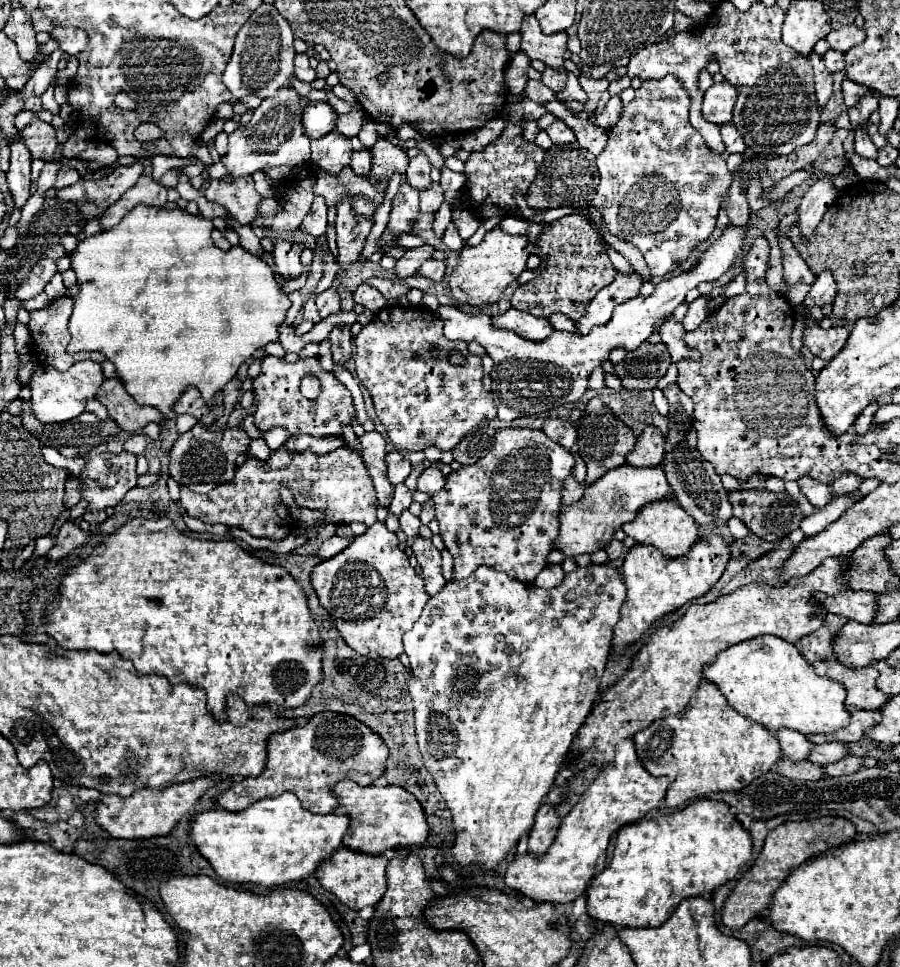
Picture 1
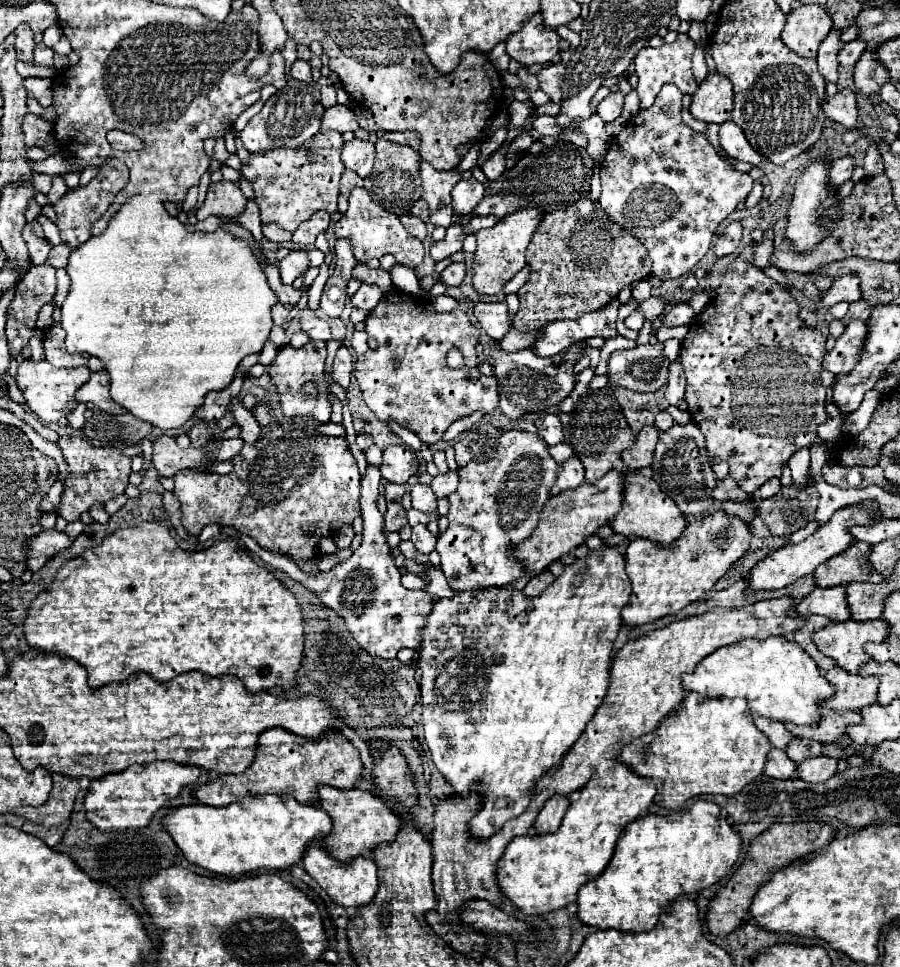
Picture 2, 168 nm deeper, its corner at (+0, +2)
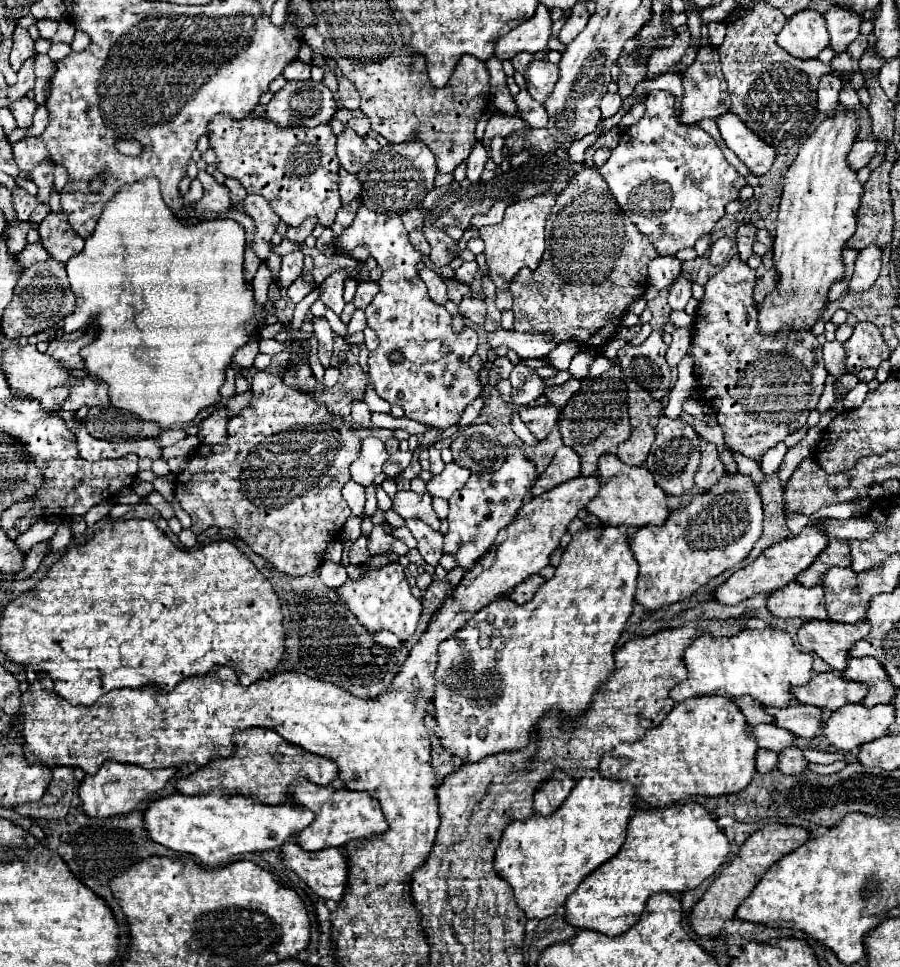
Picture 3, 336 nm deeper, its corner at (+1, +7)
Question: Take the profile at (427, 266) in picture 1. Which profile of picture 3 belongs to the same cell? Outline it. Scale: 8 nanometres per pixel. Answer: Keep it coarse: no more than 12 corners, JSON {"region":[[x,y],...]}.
{"region":[[477,261],[463,263],[453,281],[471,283],[477,273]]}

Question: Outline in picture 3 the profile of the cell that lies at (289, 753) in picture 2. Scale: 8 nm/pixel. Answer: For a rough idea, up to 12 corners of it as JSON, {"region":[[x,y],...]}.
{"region":[[273,729],[235,735],[233,759],[179,779],[185,795],[221,791],[265,805],[291,799],[305,777],[331,785],[331,759]]}

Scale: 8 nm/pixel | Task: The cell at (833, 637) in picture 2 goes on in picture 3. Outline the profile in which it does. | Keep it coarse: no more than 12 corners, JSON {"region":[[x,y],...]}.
{"region":[[807,621],[797,639],[835,671],[869,635],[867,621]]}

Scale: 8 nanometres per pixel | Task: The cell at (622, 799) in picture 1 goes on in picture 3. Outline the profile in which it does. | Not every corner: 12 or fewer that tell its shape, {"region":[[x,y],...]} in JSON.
{"region":[[593,769],[505,827],[495,871],[545,919],[621,849],[637,787]]}

